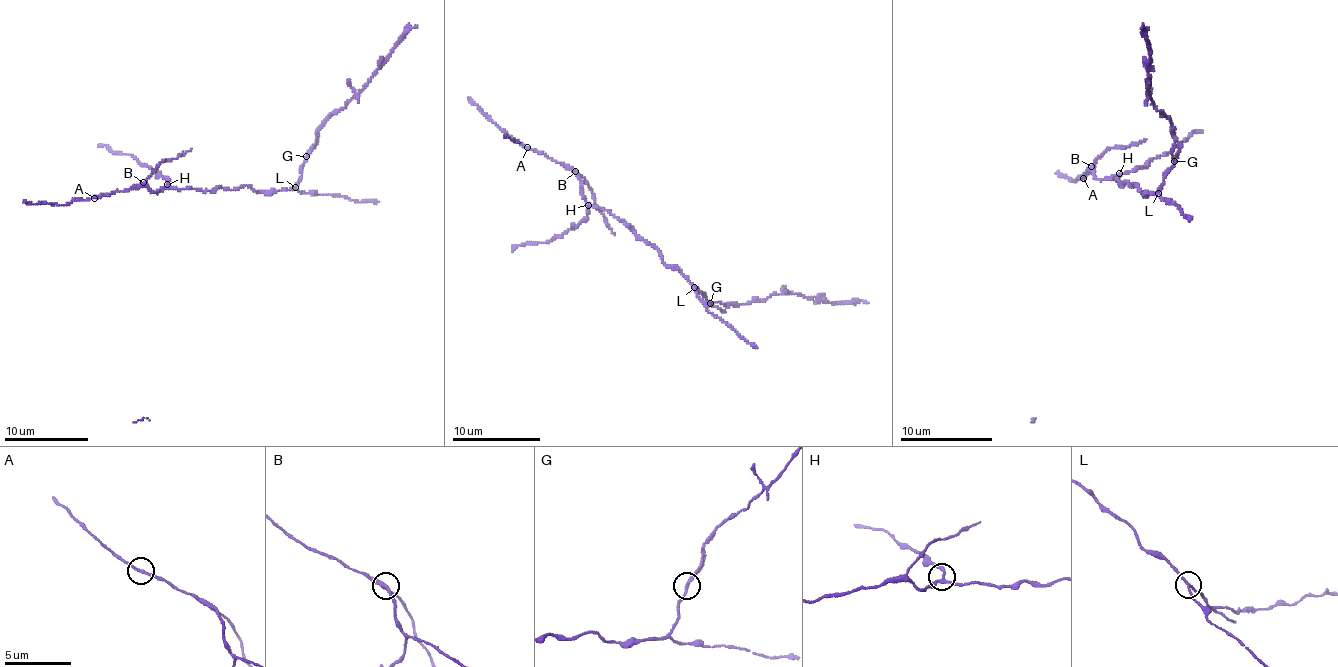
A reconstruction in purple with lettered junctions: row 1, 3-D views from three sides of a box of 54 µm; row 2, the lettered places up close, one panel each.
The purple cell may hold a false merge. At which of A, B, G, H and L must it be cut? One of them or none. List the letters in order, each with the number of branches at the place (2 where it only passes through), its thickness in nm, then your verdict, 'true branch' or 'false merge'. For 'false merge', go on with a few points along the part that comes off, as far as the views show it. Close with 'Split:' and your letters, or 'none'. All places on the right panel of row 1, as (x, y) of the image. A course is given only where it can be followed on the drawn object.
A: 2 branches meet; 190 nm thick; true branch
B: 3 branches meet; 280 nm thick; true branch
G: 3 branches meet; 160 nm thick; false merge; foreign part runs (1173, 162), (1175, 135), (1169, 119), (1153, 106), (1147, 90), (1151, 57), (1142, 26)
H: 3 branches meet; 190 nm thick; true branch
L: 3 branches meet; 160 nm thick; true branch
Split: G

